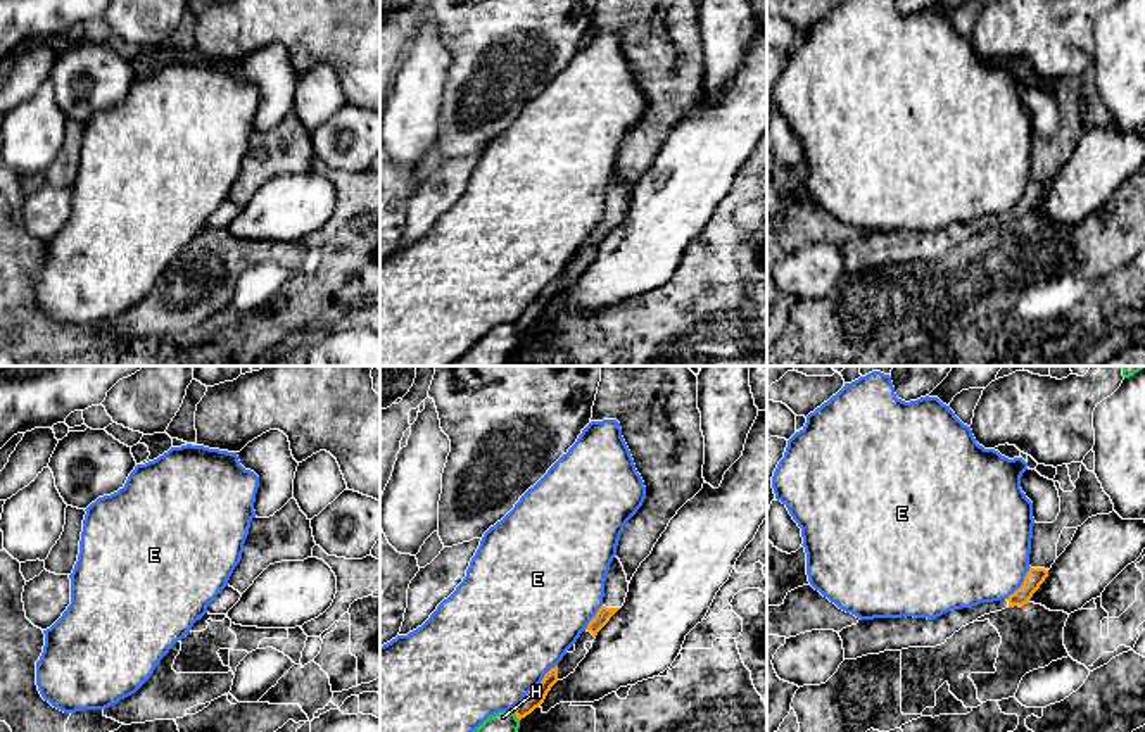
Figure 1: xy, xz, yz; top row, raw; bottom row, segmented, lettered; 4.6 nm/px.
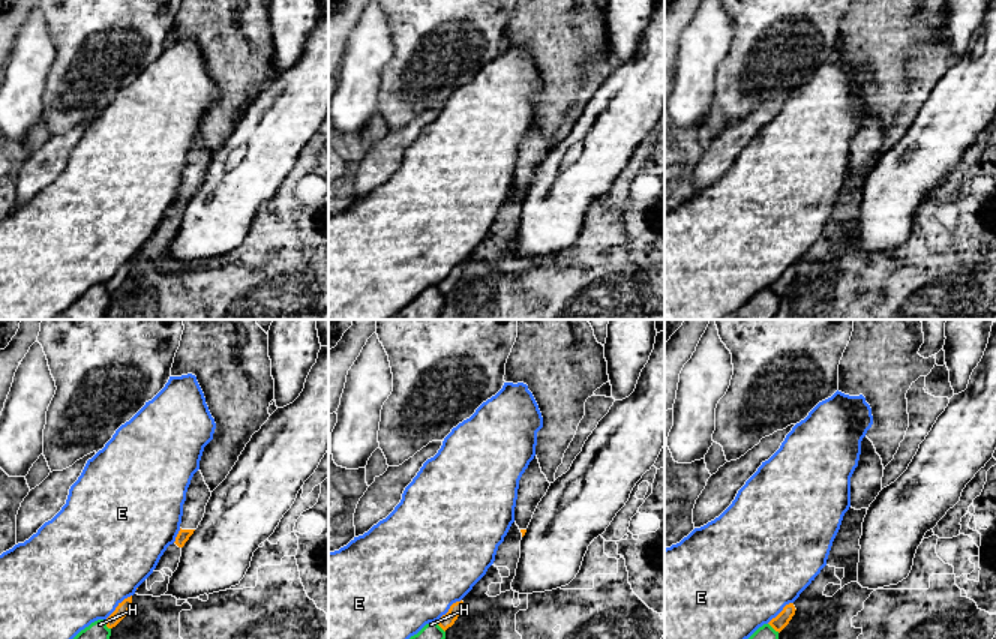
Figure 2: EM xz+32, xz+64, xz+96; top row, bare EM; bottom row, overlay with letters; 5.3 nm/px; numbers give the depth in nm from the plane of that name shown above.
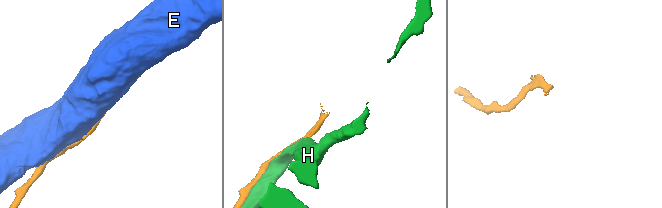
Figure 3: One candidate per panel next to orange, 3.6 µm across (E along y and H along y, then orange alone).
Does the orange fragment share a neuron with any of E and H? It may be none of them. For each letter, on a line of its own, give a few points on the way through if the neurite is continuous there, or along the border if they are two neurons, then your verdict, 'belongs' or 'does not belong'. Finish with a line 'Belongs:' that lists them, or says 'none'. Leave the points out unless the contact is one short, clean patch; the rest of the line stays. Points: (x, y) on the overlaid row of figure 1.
E: does not belong
H: does not belong
Belongs: none

